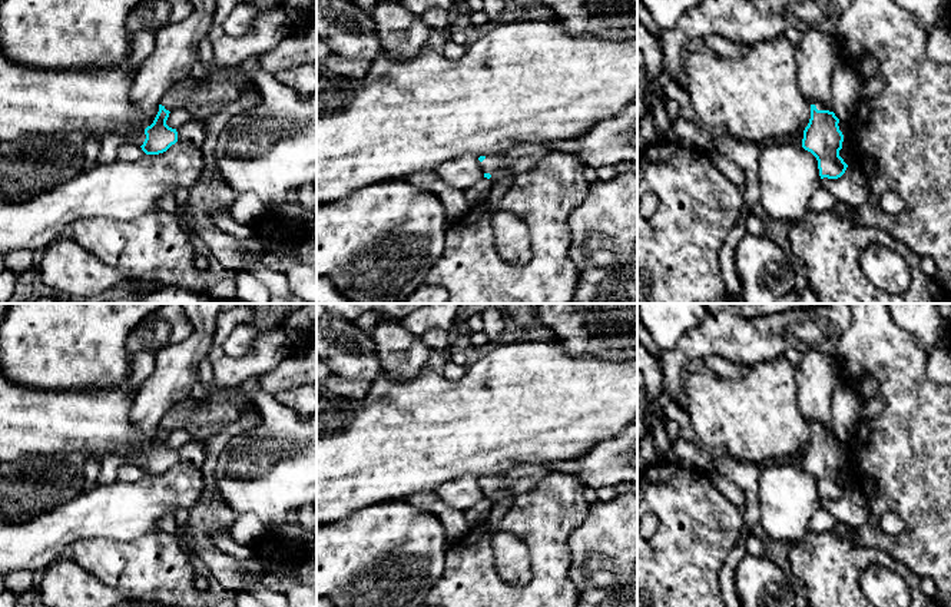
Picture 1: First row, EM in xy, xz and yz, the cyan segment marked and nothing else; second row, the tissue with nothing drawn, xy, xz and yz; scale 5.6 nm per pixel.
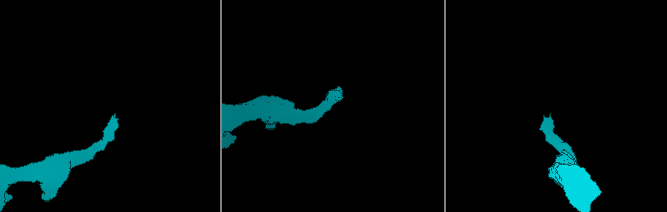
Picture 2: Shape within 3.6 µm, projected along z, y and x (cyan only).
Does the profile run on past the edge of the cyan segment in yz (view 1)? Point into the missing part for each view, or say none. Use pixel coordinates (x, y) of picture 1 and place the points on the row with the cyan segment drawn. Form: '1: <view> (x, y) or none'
1: yz (819, 106)

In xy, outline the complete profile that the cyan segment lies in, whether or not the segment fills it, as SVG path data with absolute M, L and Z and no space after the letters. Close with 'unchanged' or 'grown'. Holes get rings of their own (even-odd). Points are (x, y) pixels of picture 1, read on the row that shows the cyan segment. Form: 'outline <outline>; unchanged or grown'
outline M218 66L206 80L198 80L186 77L175 83L160 99L159 112L150 126L145 129L146 139L140 146L146 155L159 155L166 152L172 145L178 142L178 132L166 125L169 113L176 109L192 110L201 120L208 119L218 113L226 103L241 97L242 90L252 87L255 89L241 66Z; grown

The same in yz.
outline M814 99L808 102L811 119L803 130L802 147L816 157L821 179L838 179L848 167L839 156L844 142L844 135L838 126L839 119L822 103Z; grown

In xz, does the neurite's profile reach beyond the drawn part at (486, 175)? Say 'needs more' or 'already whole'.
needs more

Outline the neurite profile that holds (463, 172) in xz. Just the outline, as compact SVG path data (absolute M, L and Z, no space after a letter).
M468 153L444 162L434 170L450 188L465 192L484 178L478 156Z

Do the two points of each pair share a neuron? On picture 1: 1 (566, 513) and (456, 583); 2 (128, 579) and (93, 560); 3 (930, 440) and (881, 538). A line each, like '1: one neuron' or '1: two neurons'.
1: one neuron
2: one neuron
3: one neuron

